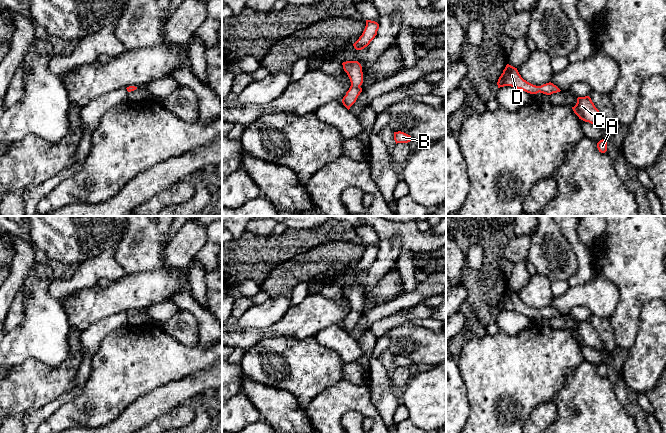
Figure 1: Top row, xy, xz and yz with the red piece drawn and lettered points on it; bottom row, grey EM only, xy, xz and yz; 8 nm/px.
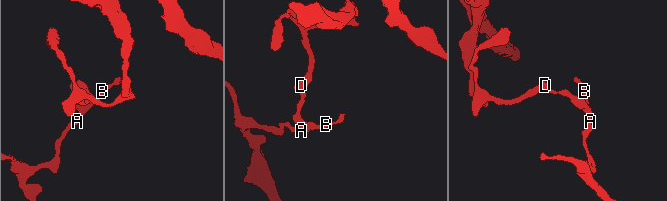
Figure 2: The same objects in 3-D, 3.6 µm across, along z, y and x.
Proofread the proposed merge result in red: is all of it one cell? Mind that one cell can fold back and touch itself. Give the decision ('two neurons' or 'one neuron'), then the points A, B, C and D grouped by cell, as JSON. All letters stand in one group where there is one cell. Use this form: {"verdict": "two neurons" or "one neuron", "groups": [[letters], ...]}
{"verdict": "two neurons", "groups": [["A", "B", "C"], ["D"]]}

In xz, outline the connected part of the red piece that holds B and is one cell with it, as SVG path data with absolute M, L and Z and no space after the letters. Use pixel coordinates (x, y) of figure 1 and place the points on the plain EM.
M398 355L398 356L394 356L394 364L397 367L408 367L412 364L411 360L404 357L404 356L401 356L401 355Z

